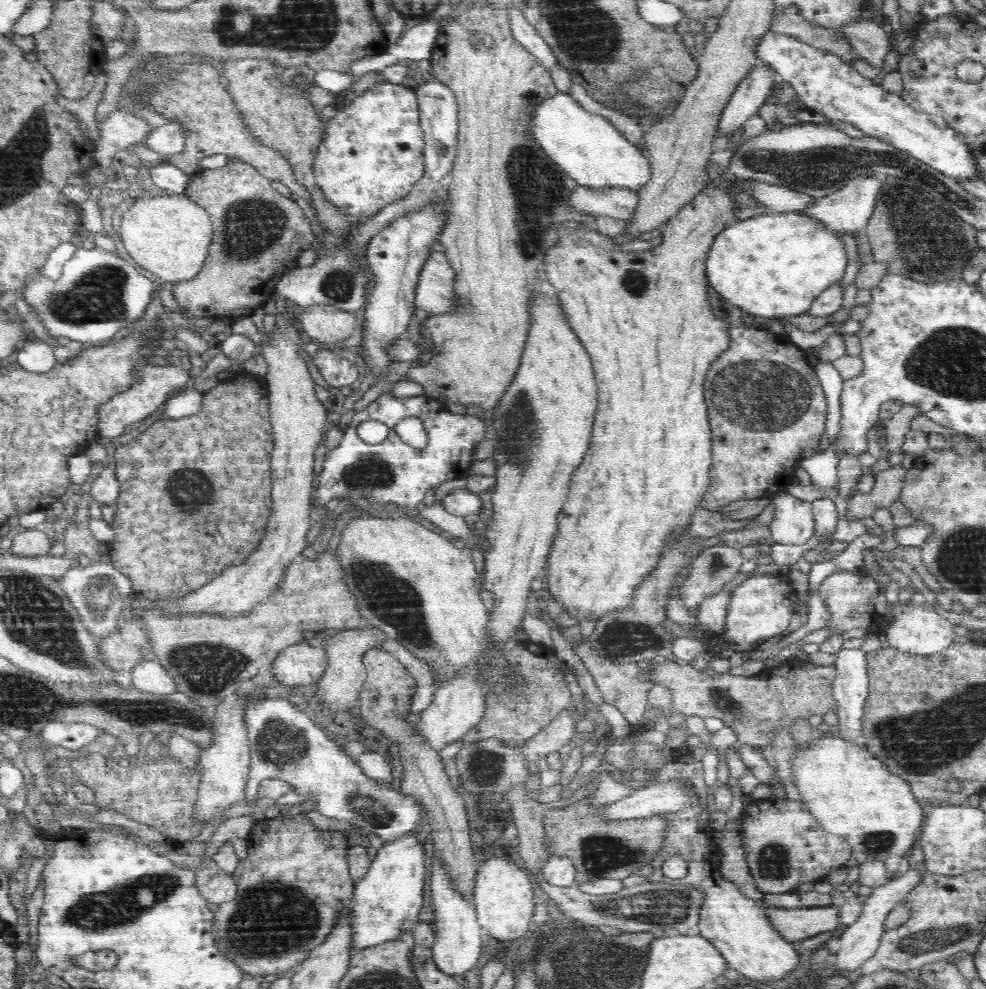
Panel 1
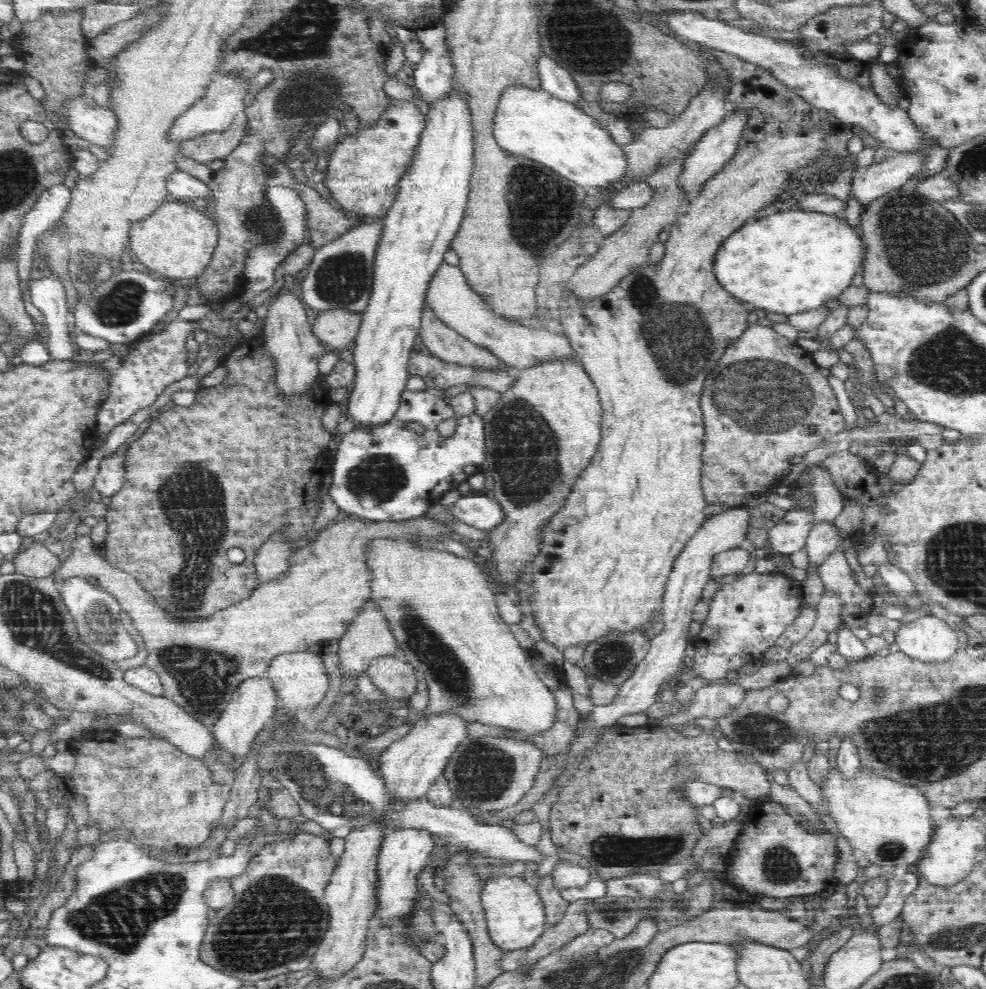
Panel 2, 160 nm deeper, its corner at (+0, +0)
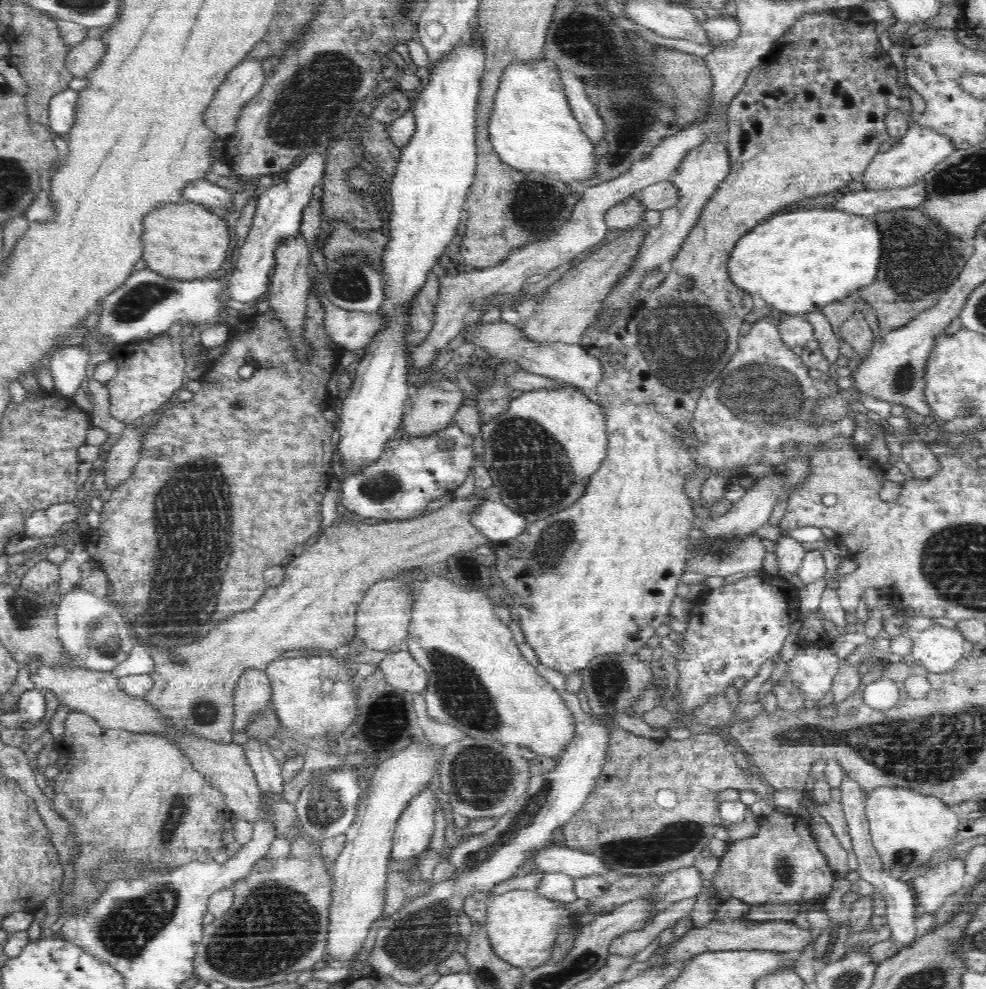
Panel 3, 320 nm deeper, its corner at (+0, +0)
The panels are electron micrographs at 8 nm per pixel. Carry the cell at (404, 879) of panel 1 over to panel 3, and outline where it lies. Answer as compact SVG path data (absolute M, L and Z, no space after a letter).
M430 784L411 800L395 824L392 836L391 858L410 860L430 850L430 838L434 834L434 814L439 796L438 785Z

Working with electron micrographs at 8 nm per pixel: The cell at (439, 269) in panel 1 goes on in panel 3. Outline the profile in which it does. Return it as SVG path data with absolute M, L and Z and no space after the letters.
M492 322L488 323L488 326L470 326L466 338L470 342L482 346L488 354L502 358L502 361L518 363L528 373L569 382L577 388L587 390L596 390L596 386L600 384L600 361L588 356L580 344L564 344L560 341L552 342L552 344L540 344L539 341L528 340L527 336L523 335L522 328L516 328L516 326L504 322L500 322L500 324Z

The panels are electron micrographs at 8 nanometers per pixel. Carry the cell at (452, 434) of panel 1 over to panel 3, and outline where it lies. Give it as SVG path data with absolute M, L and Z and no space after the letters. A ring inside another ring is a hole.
M456 423L448 424L448 428L441 429L436 433L425 433L424 436L407 436L404 428L398 428L396 436L388 440L384 446L384 452L374 464L365 465L360 474L346 476L342 482L342 505L346 510L356 512L360 518L414 518L418 514L422 516L426 506L432 500L438 501L441 497L447 497L454 491L468 476L472 464L478 466L482 460L476 460L474 450L472 450L472 436L464 434L460 428L456 428ZM451 440L450 448L446 451L440 450L440 443Z

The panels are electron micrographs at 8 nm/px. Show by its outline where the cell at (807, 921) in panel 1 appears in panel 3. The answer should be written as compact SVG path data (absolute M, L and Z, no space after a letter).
M724 916L714 918L708 926L690 930L678 944L672 946L668 956L664 956L664 962L685 963L690 957L700 952L714 952L716 950L757 950L772 951L794 955L801 952L810 942L814 942L817 931L802 929L791 921L766 921L752 922L745 917Z

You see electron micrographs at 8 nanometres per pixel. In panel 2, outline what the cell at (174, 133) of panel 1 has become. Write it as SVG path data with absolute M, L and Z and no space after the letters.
M216 73L204 98L194 102L184 114L178 116L170 128L169 140L180 144L210 132L222 133L229 130L232 124L244 115L246 96L251 94L248 85L250 81L250 79L241 78L241 76L230 76L230 73Z

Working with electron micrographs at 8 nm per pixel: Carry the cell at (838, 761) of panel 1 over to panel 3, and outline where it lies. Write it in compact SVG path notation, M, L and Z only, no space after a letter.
M880 786L865 795L866 818L872 844L887 872L904 868L904 875L921 871L938 858L940 850L954 848L962 815L935 796L922 796L908 788Z

